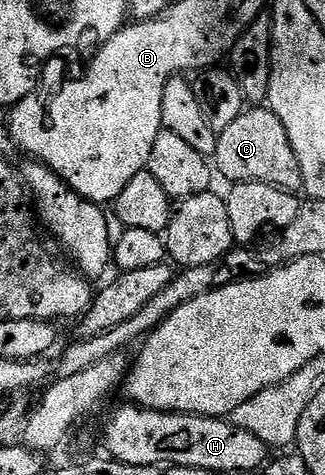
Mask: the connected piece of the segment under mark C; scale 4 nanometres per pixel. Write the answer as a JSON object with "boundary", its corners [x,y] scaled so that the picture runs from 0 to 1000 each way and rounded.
{"boundary":[[[772,223],[745,236],[717,257],[717,265],[692,265],[686,278],[671,280],[674,297],[655,331],[658,352],[708,383],[757,383],[788,379],[806,387],[843,387],[849,396],[920,400],[932,396],[932,368],[914,324],[889,299],[889,282],[877,282],[877,265],[865,265],[865,248],[840,240],[818,223]]]}

